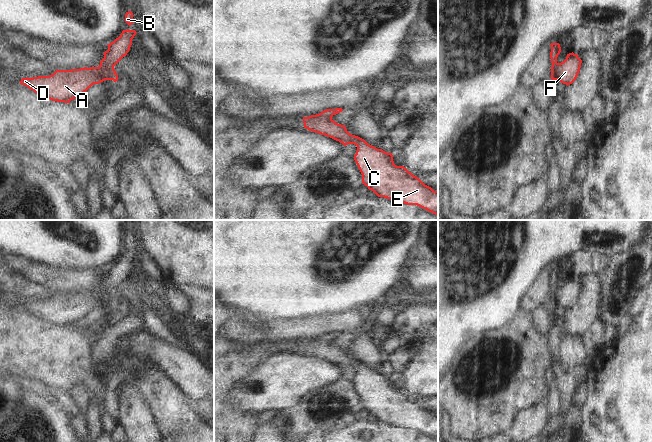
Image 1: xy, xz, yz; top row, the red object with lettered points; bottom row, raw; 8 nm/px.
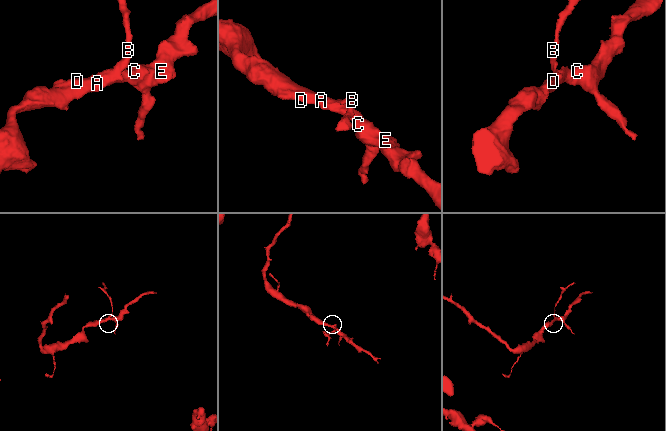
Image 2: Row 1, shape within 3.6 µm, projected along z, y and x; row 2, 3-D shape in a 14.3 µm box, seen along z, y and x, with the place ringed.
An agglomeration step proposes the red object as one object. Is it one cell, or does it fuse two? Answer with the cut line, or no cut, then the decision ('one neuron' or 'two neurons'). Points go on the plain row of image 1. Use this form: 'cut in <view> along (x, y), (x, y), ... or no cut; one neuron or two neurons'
no cut; one neuron

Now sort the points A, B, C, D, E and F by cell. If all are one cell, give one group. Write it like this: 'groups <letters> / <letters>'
groups A B C D E F

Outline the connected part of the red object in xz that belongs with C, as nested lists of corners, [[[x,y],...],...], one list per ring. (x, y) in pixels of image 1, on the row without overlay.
[[[342,332],[326,333],[319,338],[303,341],[304,352],[339,365],[344,370],[348,368],[356,369],[357,375],[354,379],[354,384],[362,398],[362,407],[378,421],[384,421],[407,429],[417,429],[438,439],[438,415],[434,415],[431,411],[425,409],[404,390],[396,390],[392,377],[387,377],[382,373],[369,369],[364,363],[350,358],[345,349],[336,347],[332,341],[342,335]]]

